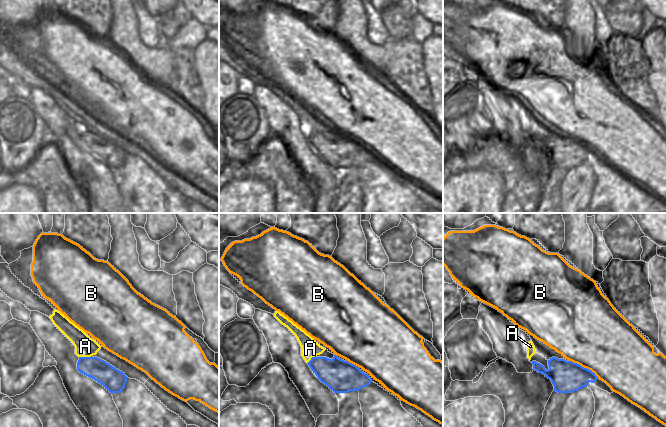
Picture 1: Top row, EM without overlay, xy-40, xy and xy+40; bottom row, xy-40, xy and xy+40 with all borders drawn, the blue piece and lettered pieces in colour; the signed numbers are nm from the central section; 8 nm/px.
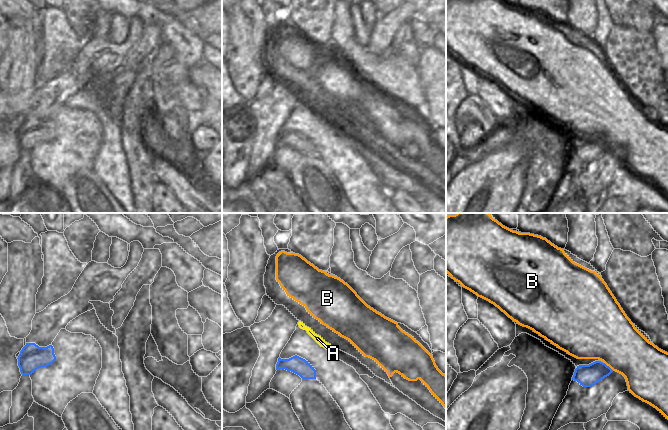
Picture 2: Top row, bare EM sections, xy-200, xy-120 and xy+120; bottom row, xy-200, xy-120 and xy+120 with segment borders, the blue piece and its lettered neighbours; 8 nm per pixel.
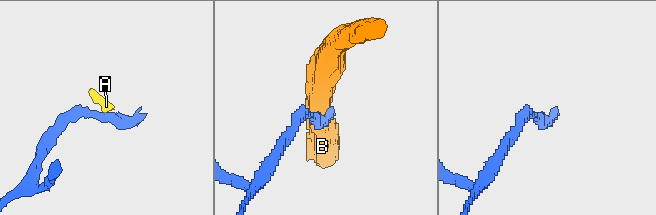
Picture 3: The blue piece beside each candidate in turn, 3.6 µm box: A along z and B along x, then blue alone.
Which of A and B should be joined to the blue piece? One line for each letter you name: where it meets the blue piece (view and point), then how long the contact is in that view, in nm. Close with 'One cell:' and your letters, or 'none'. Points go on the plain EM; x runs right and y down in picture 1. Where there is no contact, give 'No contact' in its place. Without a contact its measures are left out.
One cell: none.

